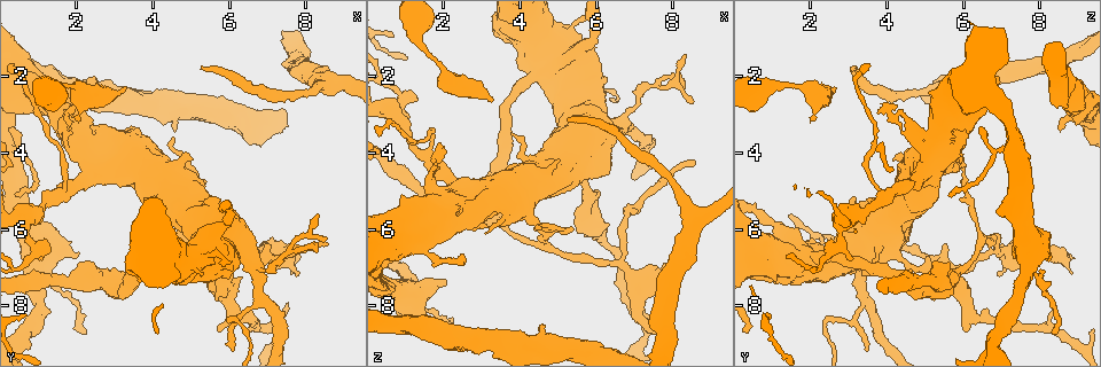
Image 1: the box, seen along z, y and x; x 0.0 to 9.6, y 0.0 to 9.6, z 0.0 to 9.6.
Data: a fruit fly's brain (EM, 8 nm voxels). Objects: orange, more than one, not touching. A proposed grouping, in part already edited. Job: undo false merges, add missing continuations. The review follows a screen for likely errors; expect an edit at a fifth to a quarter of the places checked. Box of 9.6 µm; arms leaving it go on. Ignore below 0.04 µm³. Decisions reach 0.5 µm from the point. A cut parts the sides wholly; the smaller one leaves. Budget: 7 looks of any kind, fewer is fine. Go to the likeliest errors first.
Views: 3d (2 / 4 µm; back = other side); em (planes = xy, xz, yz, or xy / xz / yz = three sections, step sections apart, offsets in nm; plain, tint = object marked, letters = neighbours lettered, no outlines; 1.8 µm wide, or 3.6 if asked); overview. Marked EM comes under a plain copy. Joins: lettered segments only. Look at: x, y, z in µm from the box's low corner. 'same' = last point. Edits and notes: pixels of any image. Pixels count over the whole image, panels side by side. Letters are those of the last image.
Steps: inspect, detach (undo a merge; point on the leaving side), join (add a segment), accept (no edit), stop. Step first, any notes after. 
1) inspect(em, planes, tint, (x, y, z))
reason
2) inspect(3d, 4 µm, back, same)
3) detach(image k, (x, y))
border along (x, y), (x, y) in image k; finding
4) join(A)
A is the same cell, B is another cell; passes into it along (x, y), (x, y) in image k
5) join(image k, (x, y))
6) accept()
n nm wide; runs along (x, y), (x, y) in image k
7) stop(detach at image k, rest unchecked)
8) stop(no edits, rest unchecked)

inspect(em, yz, step 8, letters, (3.30, 2.30, 2.60))

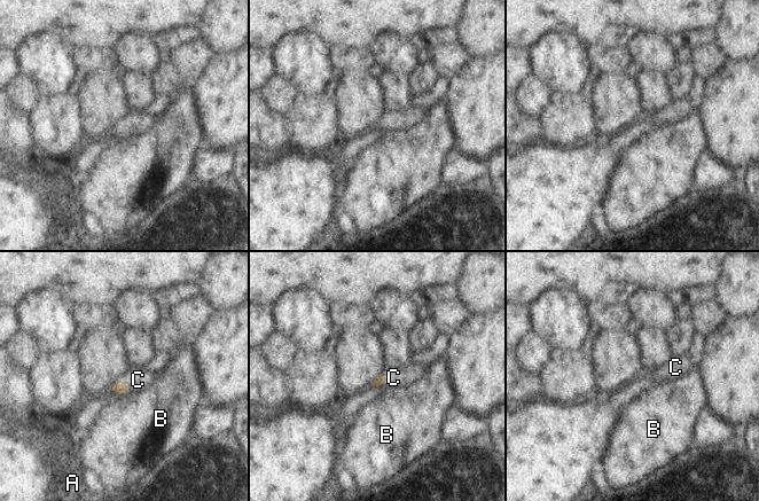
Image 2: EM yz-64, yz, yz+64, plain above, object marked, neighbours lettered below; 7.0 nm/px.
inspect(em, planes, letters, same)

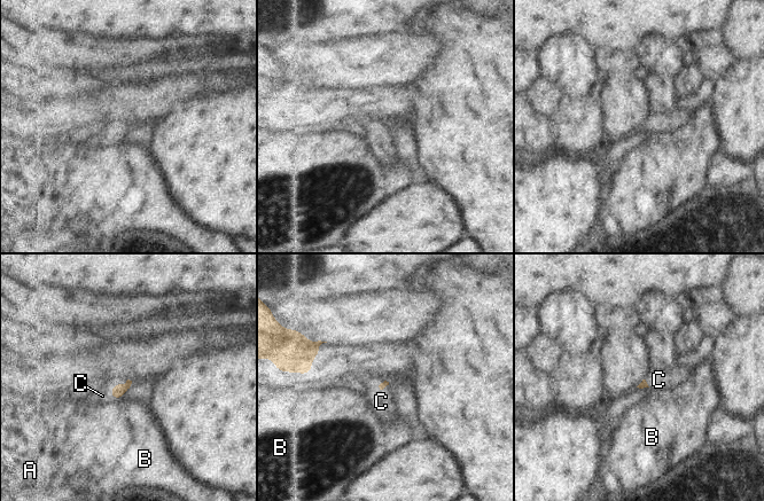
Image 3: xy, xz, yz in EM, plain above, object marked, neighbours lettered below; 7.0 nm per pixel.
join(C)
C touches over 160 nm; C is the same cell, A and B are other cells; it goes on there

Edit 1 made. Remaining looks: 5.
inspect(em, yz, step 4, letters, (4.55, 3.45, 8.55))
stops while still wide

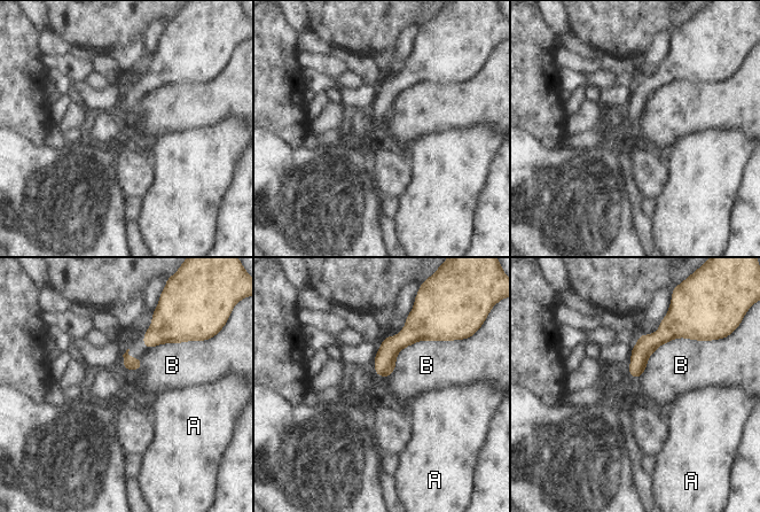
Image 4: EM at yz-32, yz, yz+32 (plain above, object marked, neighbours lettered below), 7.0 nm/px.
accept()
A and B are other cells; border along (704, 340), (661, 343), (641, 377) in image 4; no lettered segment goes on from it

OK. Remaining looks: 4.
inspect(3d, 4 µm, (1.70, 3.00, 4.40))
touches itself

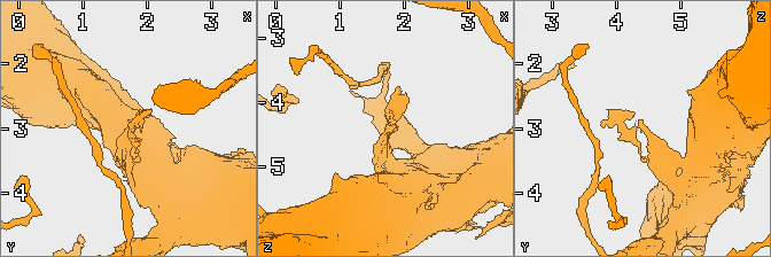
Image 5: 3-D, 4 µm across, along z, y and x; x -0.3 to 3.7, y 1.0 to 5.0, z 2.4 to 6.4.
inspect(em, planes, tint, (1.75, 3.00, 4.40))
shape alone is not enough

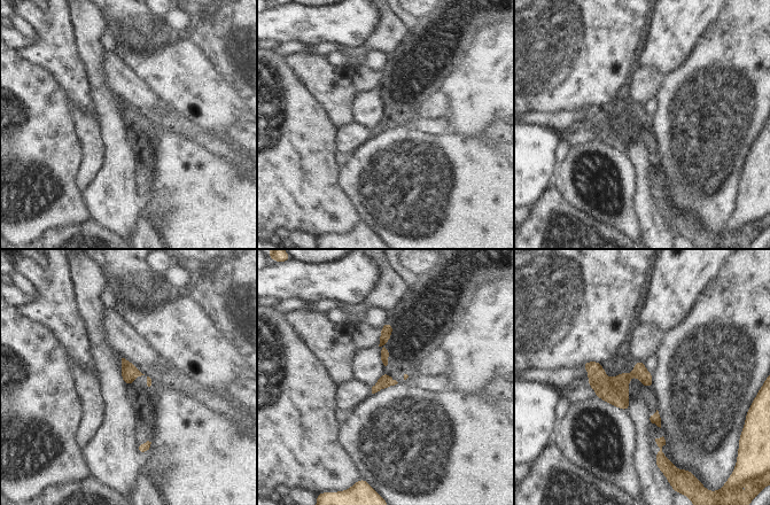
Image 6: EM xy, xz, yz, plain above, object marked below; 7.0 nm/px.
inspect(em, planes, letters, same)

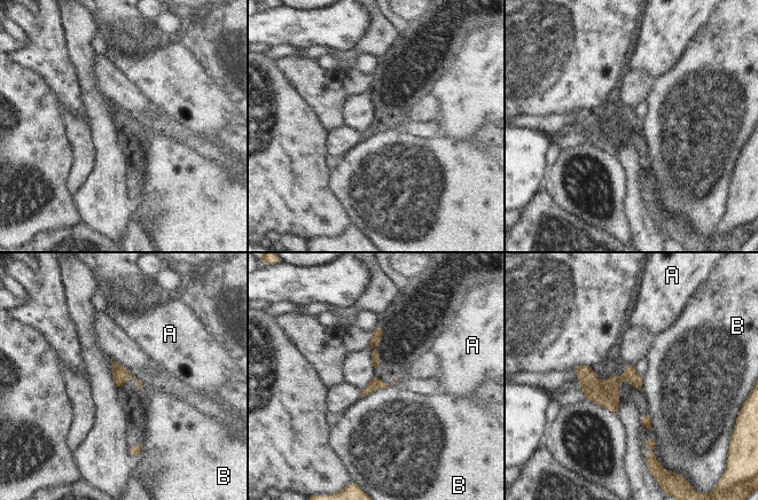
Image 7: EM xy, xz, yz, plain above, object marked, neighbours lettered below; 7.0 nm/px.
accept()
90 nm wide; A and B are other cells; continuous, no second cell

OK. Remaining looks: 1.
stop(join at image 3, rest unchecked)

